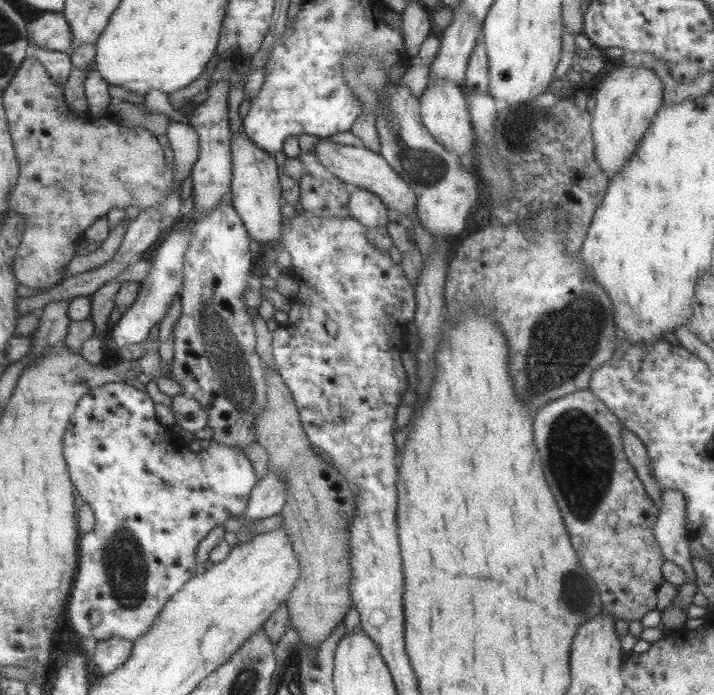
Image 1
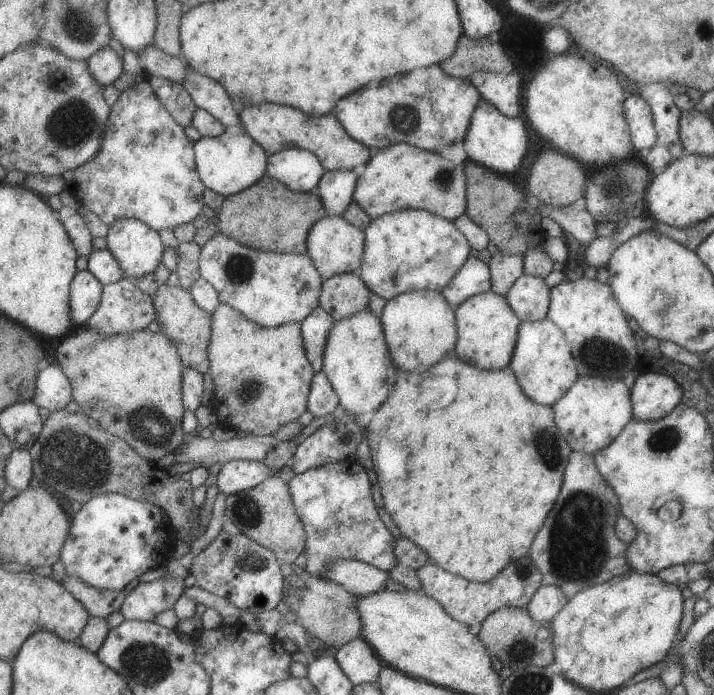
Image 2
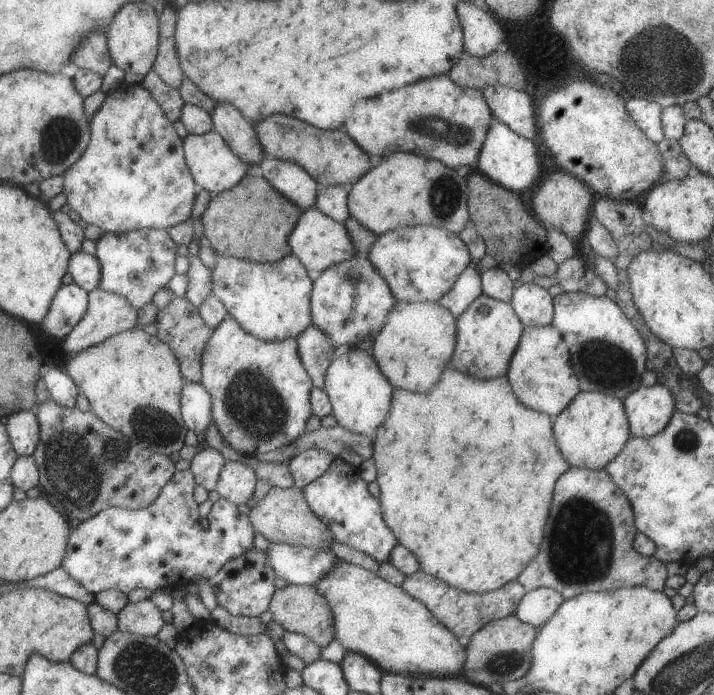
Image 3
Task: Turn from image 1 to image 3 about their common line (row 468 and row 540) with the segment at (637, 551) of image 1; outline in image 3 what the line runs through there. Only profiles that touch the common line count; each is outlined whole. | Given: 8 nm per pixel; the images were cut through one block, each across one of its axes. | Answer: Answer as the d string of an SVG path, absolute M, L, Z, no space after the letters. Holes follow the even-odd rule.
M569 467L555 481L538 553L517 575L516 581L525 591L537 587L552 588L555 592L559 592L563 600L585 592L611 592L621 587L640 586L652 591L662 591L668 577L665 565L654 556L643 556L635 552L632 544L637 532L632 506L628 498L611 480L604 468L591 470Z

